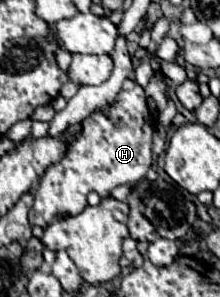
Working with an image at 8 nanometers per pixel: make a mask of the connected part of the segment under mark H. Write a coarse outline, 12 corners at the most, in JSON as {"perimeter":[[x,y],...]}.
{"perimeter":[[140,85],[84,119],[34,189],[30,223],[84,211],[90,191],[138,183],[152,165]]}

